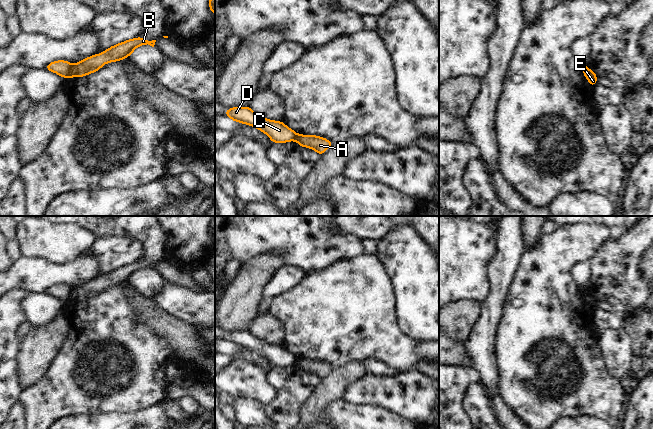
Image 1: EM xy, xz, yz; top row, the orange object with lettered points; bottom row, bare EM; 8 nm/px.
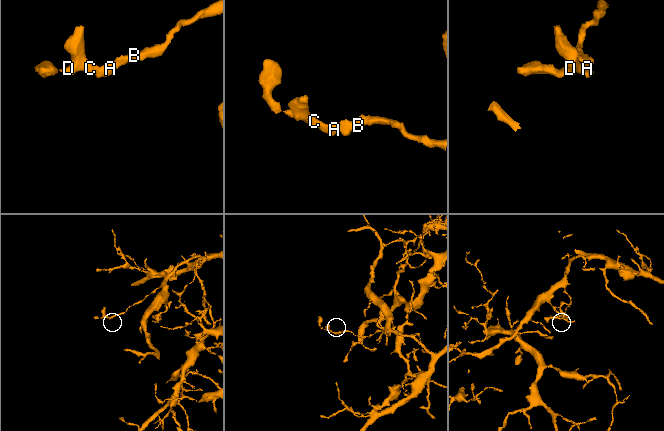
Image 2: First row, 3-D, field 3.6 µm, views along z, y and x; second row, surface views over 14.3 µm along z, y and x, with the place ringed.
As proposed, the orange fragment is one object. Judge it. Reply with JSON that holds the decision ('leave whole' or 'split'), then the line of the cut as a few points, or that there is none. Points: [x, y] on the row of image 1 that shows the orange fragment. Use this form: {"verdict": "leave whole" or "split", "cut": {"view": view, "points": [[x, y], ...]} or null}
{"verdict": "split", "cut": {"view": "xy", "points": [[72, 64], [66, 77]]}}

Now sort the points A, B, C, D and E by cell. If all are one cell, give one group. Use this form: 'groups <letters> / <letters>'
groups A B E / C D

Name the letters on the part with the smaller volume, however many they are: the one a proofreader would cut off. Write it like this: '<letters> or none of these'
C, D

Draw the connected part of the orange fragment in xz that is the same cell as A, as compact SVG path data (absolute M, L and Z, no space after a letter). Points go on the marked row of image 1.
M300 133L296 135L295 141L301 147L310 148L316 151L319 155L322 155L331 145L334 145L333 142L330 142L324 137L316 135L302 135Z

